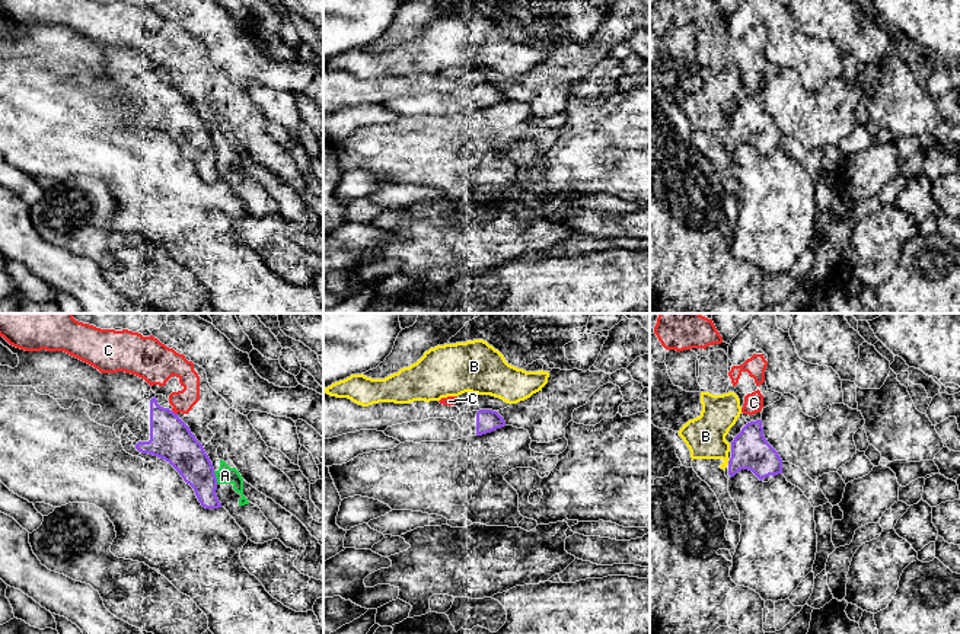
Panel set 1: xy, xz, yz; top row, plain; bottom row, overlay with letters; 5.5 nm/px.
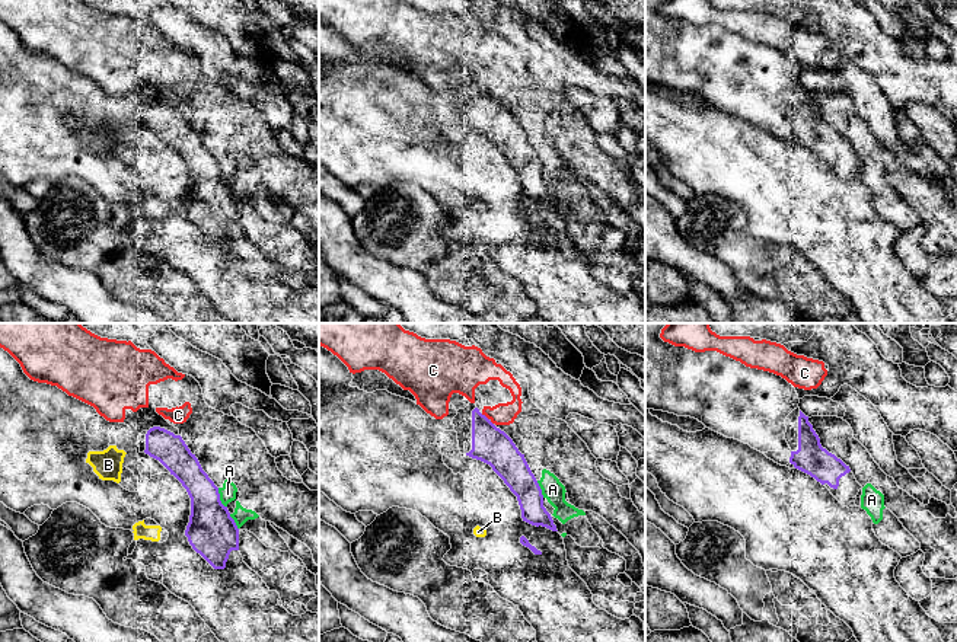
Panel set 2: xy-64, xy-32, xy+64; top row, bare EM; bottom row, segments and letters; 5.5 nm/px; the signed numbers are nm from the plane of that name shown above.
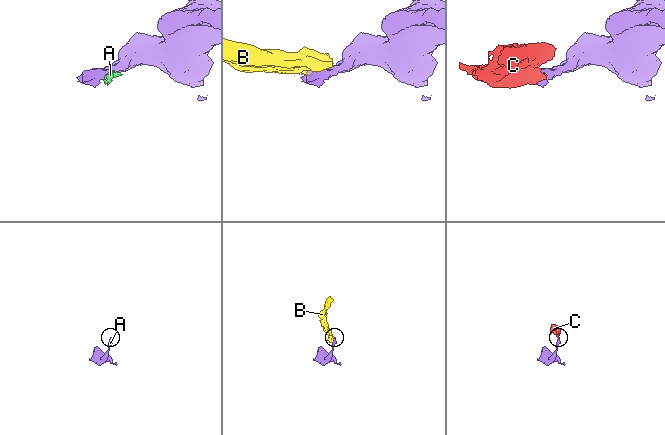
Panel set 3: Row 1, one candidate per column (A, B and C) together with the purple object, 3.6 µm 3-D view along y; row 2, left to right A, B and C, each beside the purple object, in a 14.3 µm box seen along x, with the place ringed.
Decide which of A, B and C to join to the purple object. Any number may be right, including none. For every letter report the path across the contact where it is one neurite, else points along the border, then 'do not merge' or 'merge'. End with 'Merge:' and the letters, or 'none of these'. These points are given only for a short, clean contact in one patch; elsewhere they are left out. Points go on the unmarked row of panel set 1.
A: along xy (213, 145), (217, 156) | do not merge
B: do not merge
C: along xy (172, 83), (176, 88) | do not merge
Merge: none of these

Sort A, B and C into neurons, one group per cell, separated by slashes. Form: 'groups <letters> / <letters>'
groups A C / B

